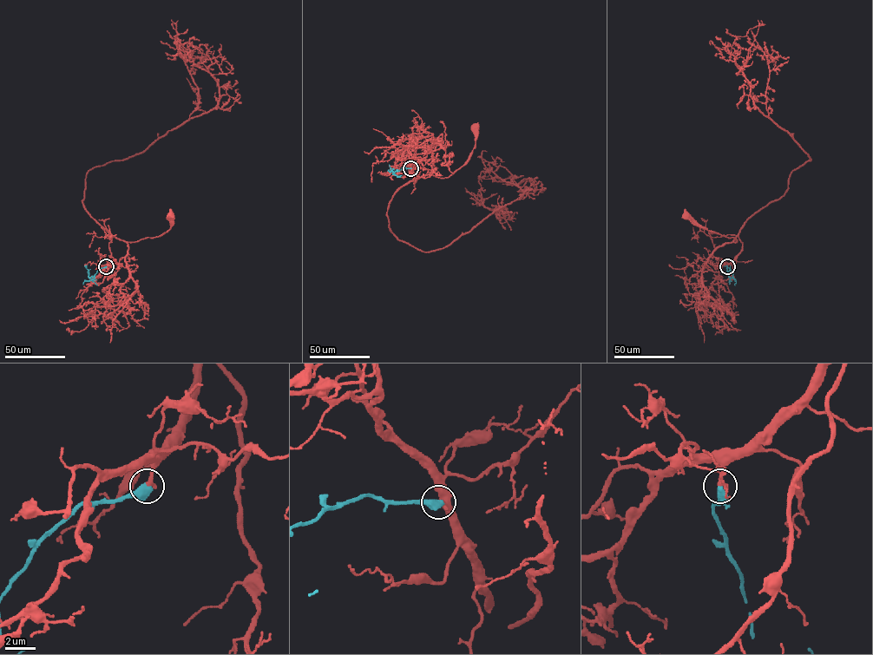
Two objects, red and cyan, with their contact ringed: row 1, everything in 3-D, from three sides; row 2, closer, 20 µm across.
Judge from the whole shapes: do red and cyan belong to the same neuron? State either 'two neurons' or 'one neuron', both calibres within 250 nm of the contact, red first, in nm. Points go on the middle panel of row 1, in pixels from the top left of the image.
one neuron; calibres 300 and 550 nm

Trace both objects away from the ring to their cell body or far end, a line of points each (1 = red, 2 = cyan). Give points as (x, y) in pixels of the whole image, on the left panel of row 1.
1: (106, 266), (112, 237), (133, 242), (159, 236), (170, 228), (169, 215)
2: (106, 266), (89, 278), (88, 271), (84, 266)

